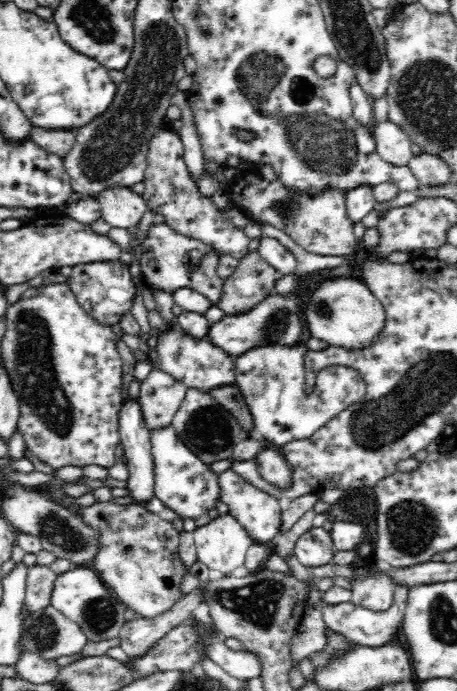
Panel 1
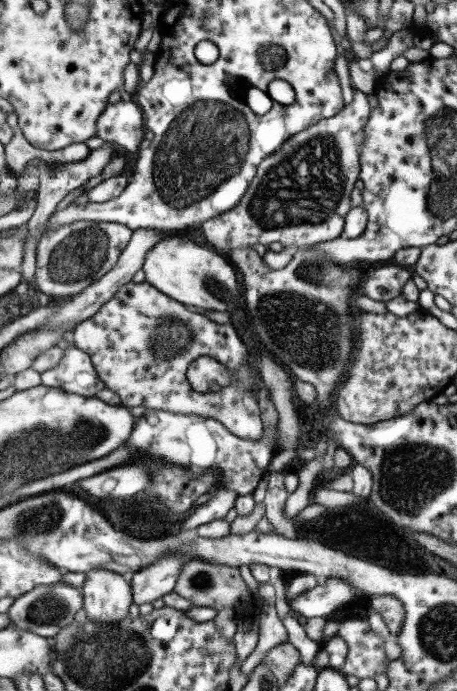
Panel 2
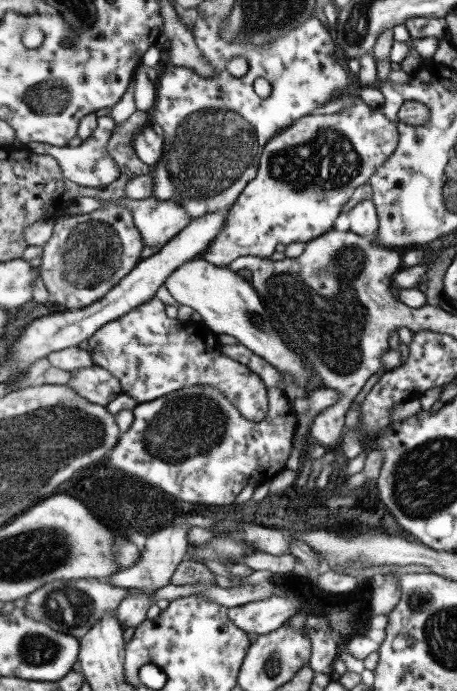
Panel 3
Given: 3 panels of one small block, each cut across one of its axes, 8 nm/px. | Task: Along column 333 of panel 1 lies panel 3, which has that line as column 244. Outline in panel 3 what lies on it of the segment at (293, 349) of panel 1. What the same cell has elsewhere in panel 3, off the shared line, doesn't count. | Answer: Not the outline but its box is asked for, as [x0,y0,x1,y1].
[87,296,268,422]

